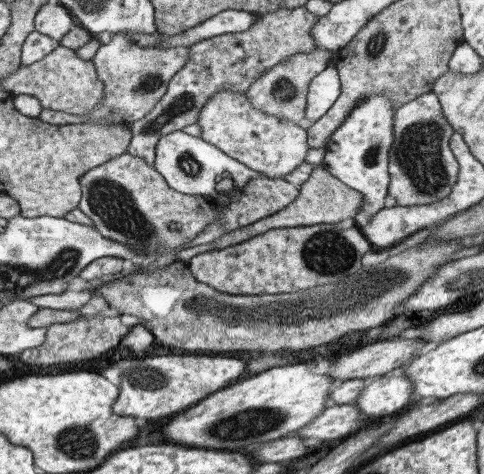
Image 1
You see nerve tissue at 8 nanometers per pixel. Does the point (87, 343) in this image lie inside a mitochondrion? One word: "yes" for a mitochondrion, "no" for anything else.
no

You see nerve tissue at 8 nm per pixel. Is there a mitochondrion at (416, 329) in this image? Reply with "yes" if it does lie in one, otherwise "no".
no

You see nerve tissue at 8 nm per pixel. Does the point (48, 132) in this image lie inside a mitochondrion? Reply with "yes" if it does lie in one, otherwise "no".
no

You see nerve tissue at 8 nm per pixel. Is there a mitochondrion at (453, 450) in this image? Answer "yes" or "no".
no

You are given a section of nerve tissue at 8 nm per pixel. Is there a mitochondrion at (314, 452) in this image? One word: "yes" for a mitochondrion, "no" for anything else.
no

